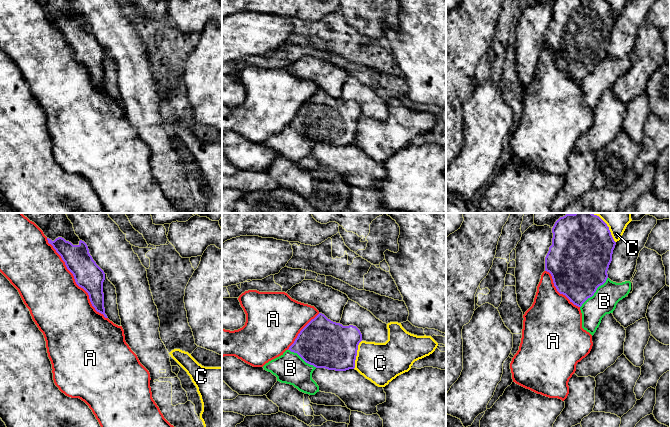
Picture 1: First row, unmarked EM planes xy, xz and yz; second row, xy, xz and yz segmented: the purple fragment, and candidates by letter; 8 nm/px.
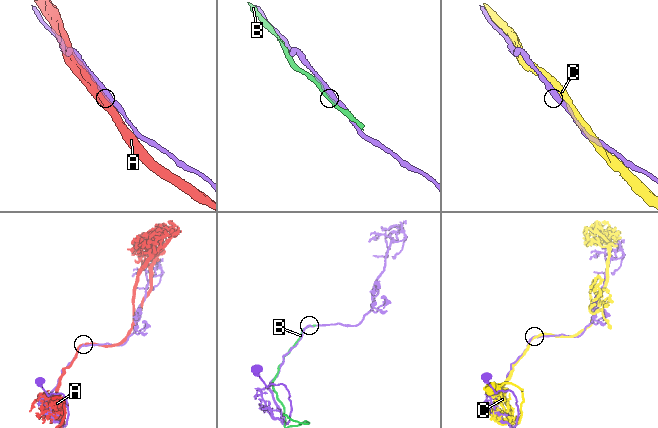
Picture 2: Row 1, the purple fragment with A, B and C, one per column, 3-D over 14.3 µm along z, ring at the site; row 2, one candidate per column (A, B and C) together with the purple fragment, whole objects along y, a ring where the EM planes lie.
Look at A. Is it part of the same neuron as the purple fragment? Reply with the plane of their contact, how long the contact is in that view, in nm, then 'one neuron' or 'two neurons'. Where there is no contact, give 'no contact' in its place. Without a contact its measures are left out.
xy | 800 nm | two neurons

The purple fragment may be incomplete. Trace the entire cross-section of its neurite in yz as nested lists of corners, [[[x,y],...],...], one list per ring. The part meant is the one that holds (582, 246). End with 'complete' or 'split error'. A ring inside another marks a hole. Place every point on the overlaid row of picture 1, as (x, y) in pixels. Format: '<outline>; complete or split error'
[[[593,213],[566,214],[555,222],[552,233],[552,245],[545,257],[545,271],[551,274],[557,291],[581,307],[606,282],[616,242],[607,224]]]; complete

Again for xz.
[[[319,313],[300,331],[288,350],[316,368],[346,371],[355,368],[361,341],[362,334],[356,326],[343,326]]]; complete

